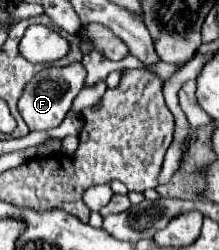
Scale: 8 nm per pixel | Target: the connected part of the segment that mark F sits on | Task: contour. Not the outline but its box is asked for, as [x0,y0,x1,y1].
[18,61,86,131]

